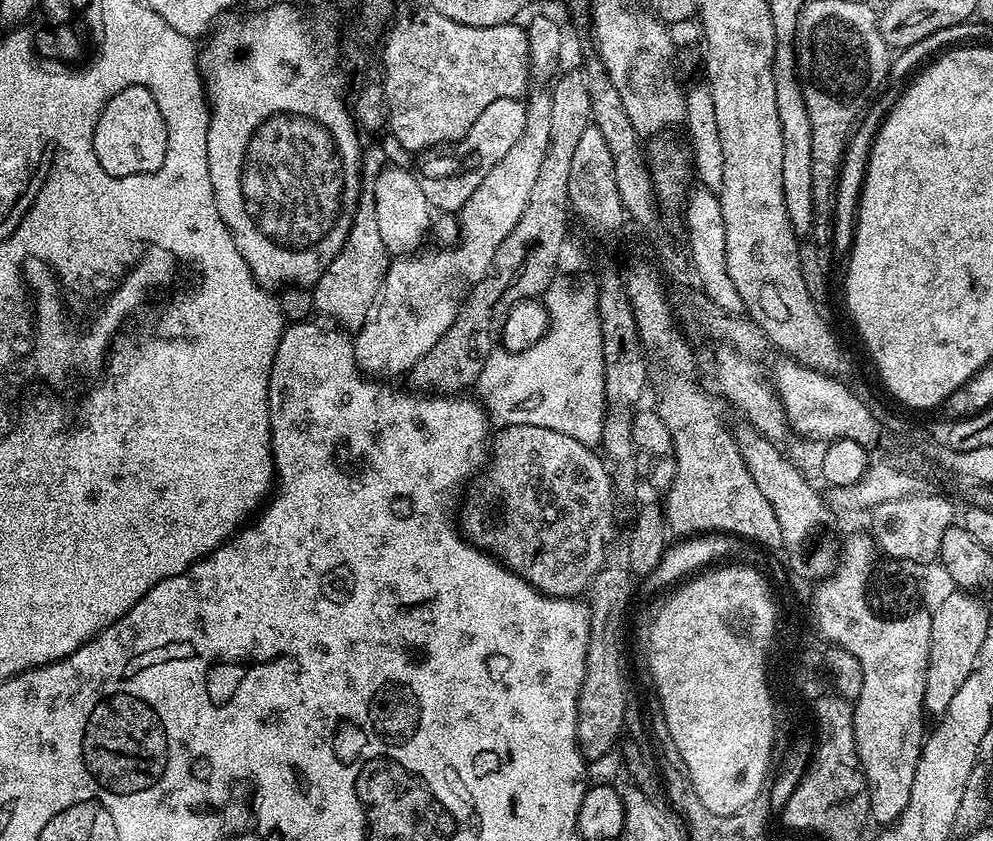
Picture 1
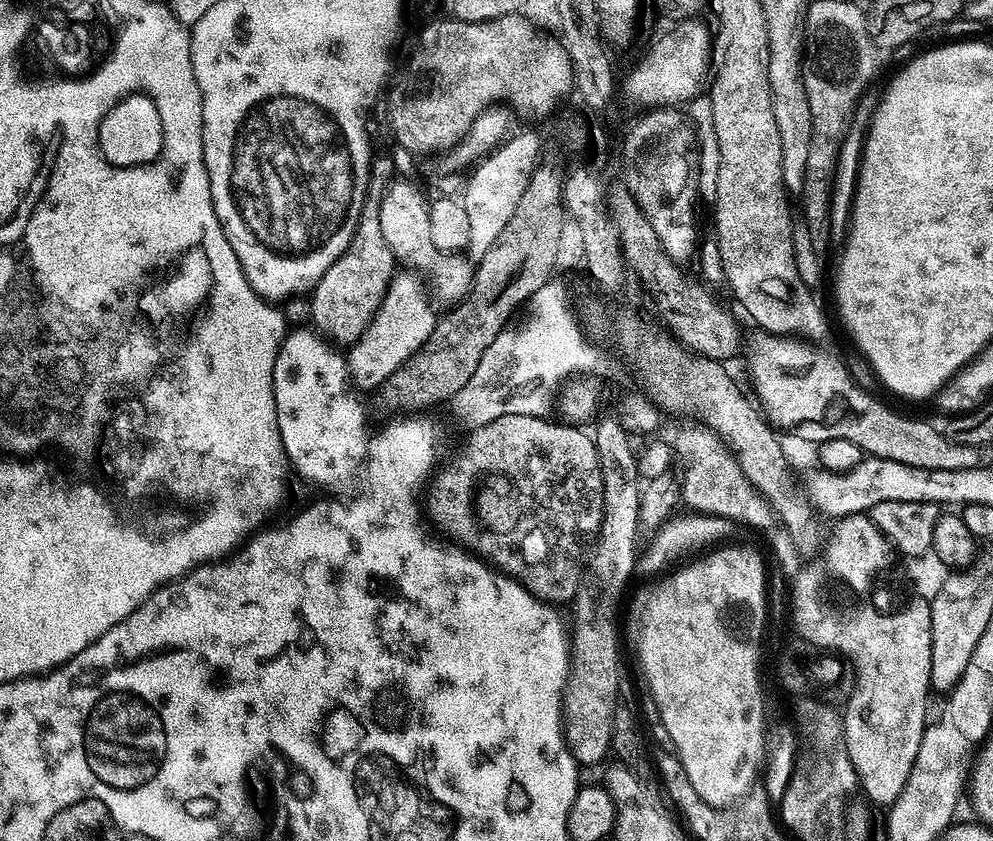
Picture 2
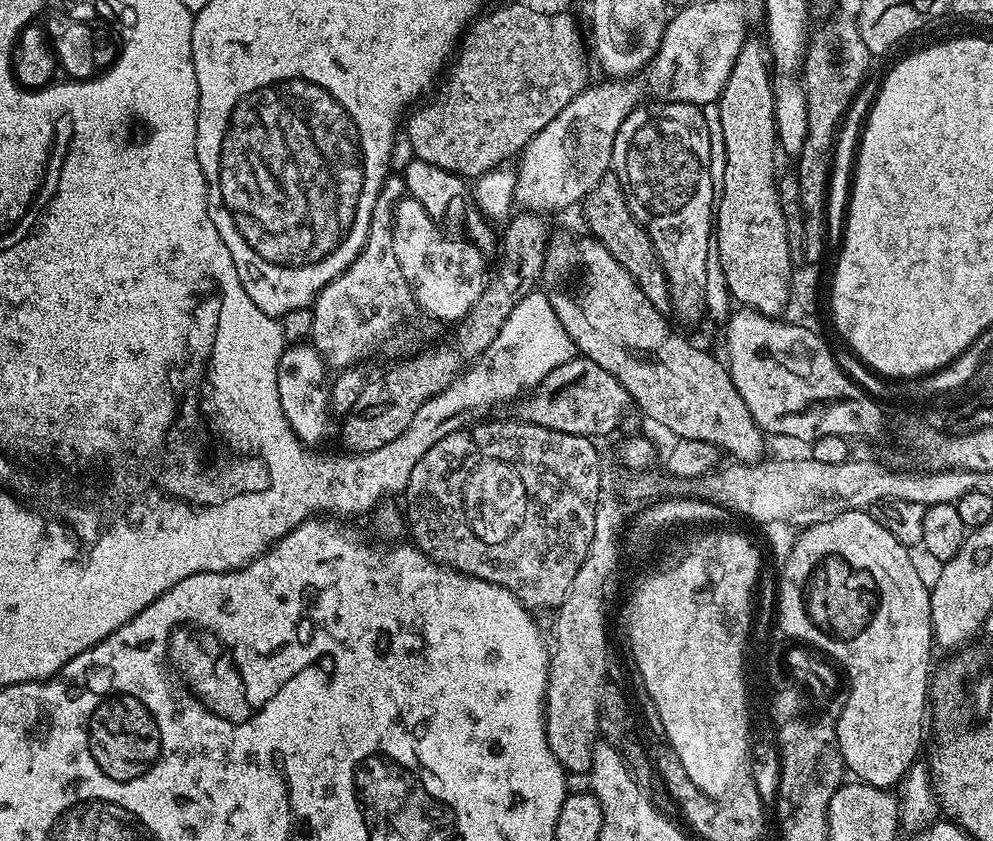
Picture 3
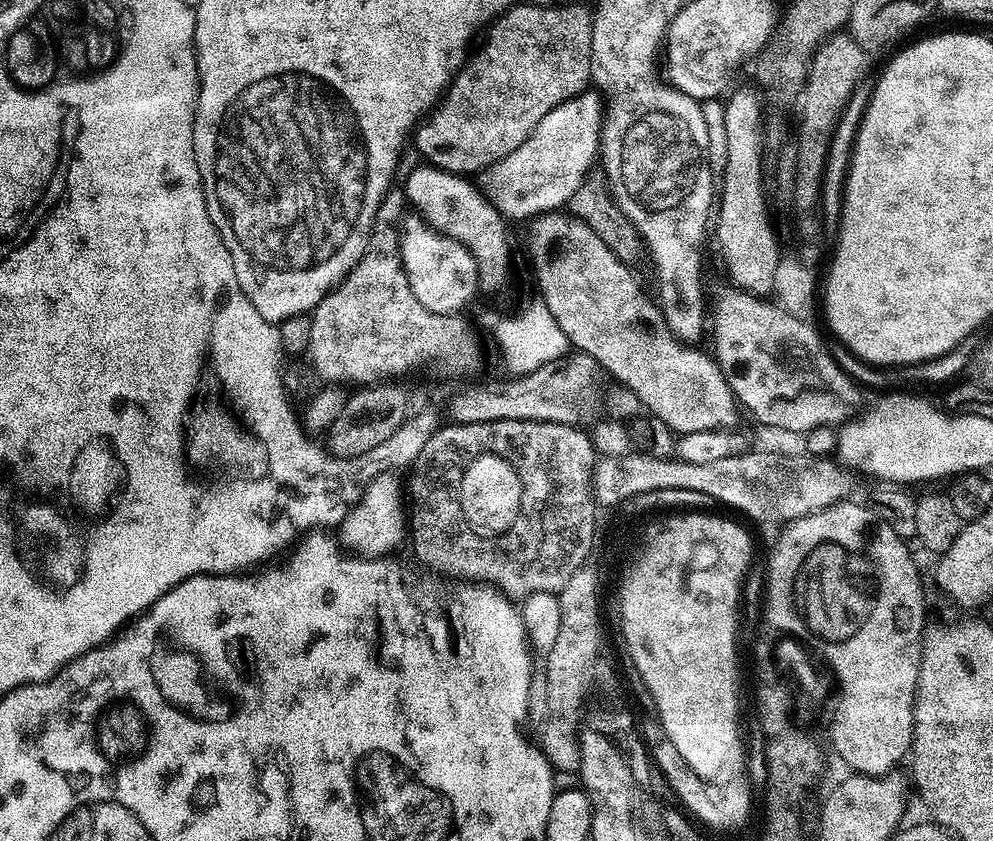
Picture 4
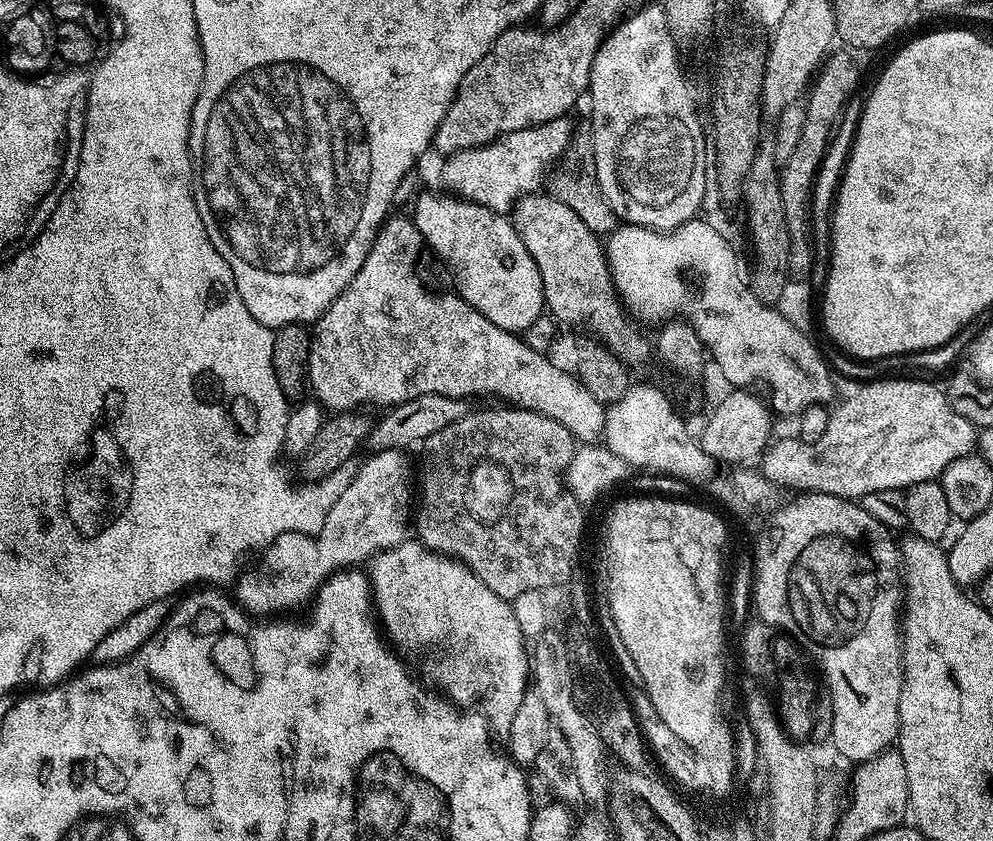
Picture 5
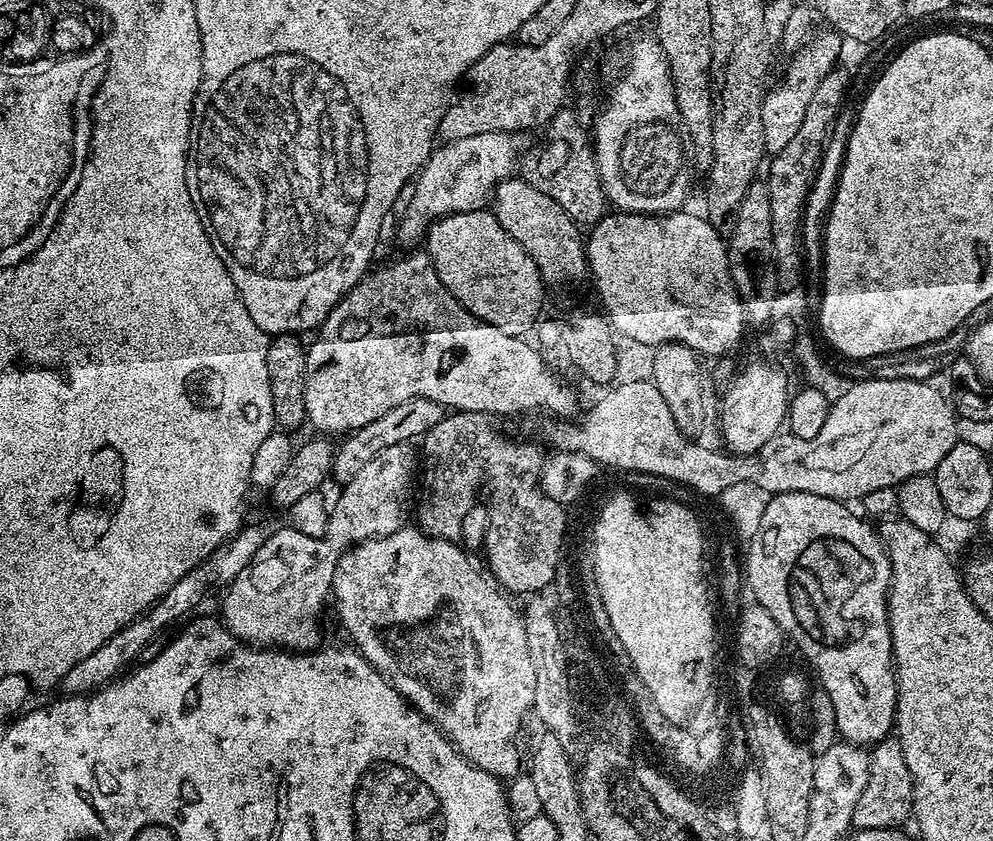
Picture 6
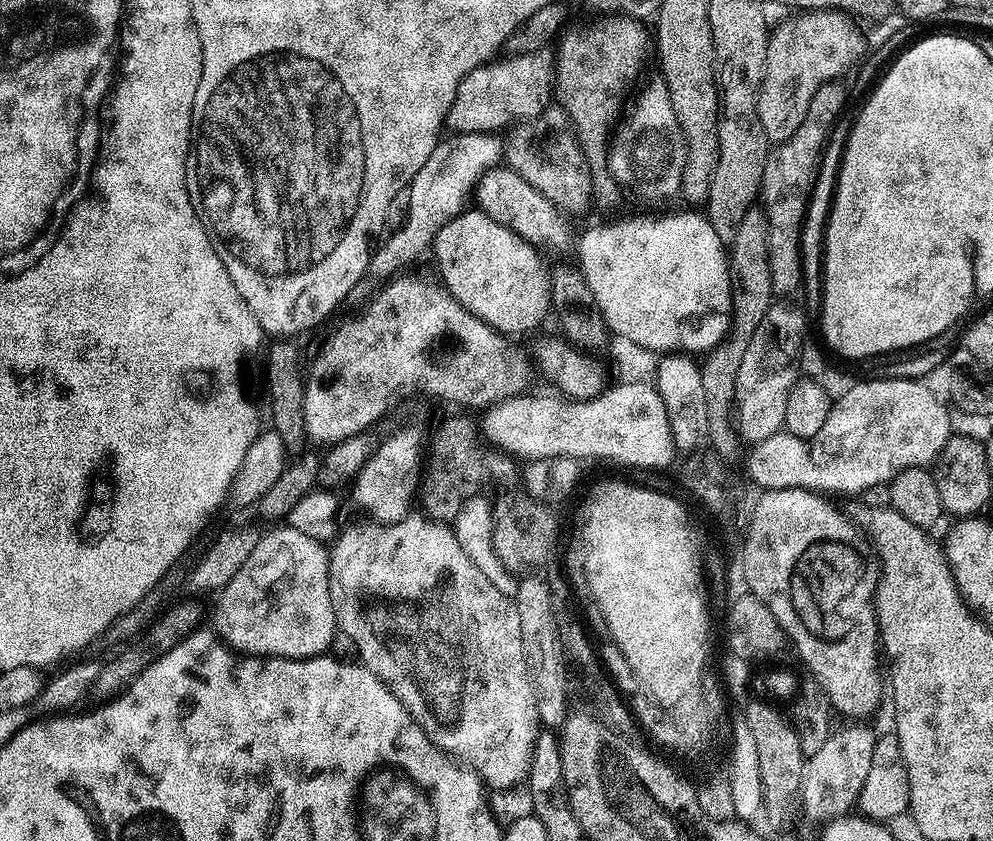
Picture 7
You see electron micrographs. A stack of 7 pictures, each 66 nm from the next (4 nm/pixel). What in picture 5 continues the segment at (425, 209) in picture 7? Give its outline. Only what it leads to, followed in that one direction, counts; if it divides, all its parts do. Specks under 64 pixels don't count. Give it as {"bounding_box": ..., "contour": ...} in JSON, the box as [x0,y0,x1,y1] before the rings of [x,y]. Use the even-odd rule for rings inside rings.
{"bounding_box":[440,118,574,214],"contour":[[[564,118],[551,120],[521,132],[511,132],[492,144],[483,144],[481,148],[456,152],[447,157],[443,161],[444,169],[440,172],[445,186],[449,188],[446,188],[447,191],[460,197],[462,201],[472,201],[503,214],[511,213],[522,197],[541,191],[540,179],[544,175],[547,177],[553,171],[552,163],[556,159],[557,163],[567,153],[574,132],[568,122]]]}

